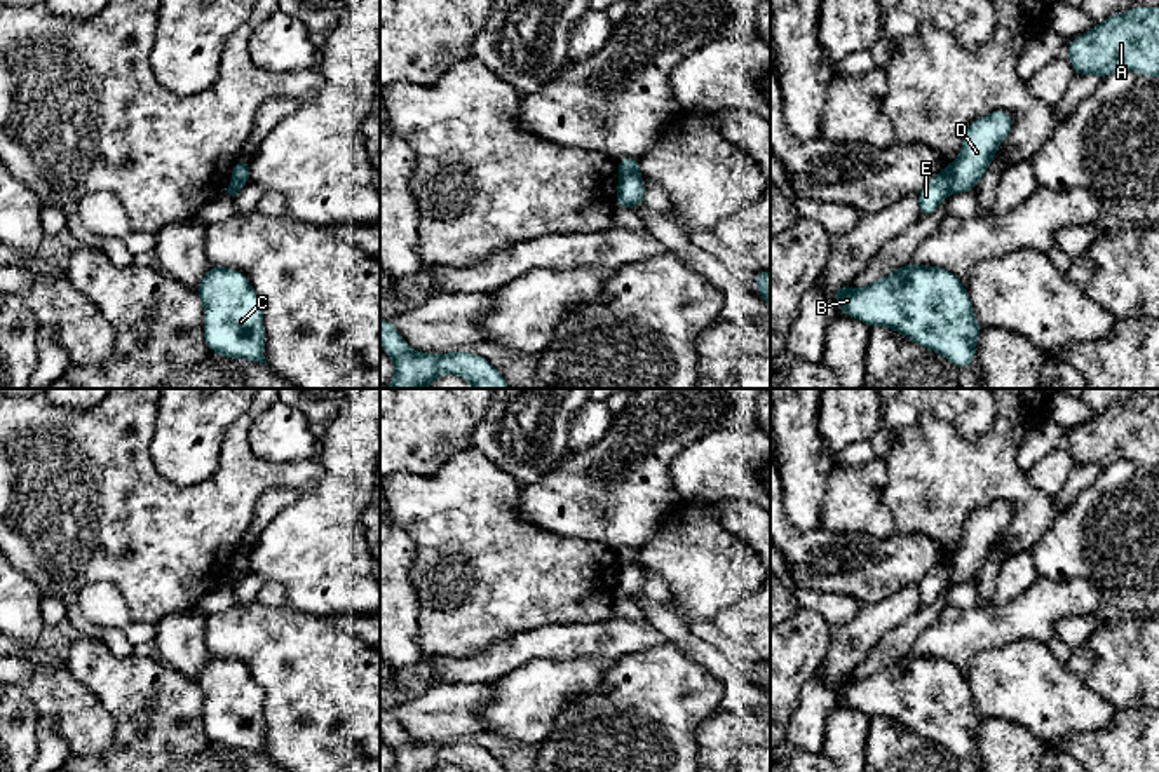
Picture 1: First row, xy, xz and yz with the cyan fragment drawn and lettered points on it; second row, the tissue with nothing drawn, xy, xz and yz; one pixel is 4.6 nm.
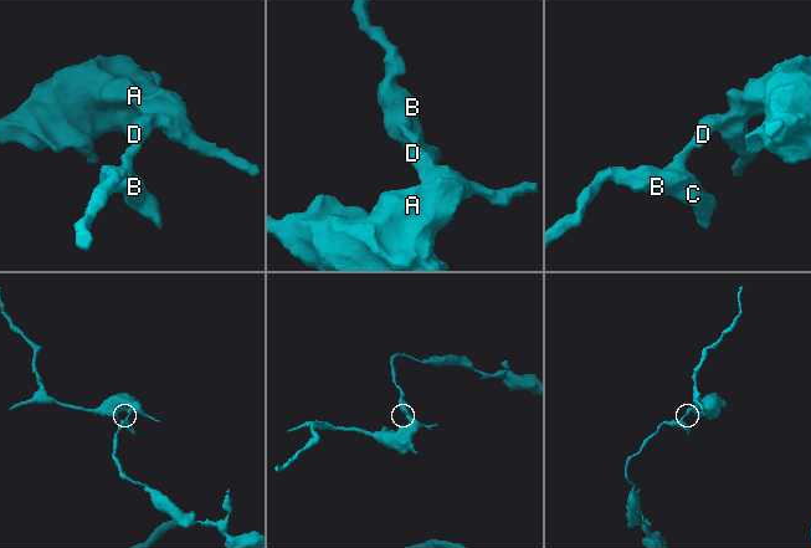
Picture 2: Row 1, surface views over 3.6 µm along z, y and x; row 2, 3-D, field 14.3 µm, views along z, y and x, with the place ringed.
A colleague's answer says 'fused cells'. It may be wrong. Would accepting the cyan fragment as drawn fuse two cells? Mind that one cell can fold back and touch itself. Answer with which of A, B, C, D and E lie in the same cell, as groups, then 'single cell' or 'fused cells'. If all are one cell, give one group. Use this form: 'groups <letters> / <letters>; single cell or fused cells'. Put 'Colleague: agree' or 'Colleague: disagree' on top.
Colleague: agree
groups A D / B C E; fused cells

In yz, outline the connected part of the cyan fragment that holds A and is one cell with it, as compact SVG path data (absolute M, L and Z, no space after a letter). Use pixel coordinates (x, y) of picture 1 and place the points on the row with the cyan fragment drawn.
M1133 7L1126 14L1114 14L1101 24L1068 42L1068 61L1075 75L1100 75L1131 70L1147 77L1159 77L1159 7Z

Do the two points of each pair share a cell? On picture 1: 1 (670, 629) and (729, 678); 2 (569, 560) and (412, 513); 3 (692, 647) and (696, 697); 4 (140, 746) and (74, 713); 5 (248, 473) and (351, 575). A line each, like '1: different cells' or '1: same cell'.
1: same cell
2: same cell
3: different cells
4: different cells
5: different cells

